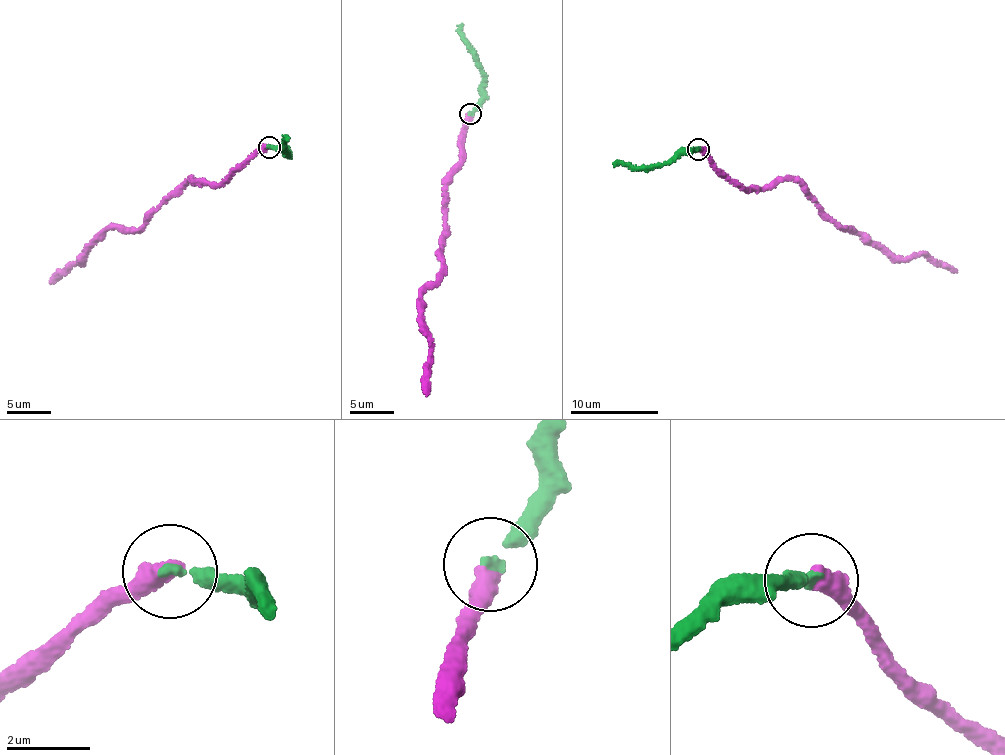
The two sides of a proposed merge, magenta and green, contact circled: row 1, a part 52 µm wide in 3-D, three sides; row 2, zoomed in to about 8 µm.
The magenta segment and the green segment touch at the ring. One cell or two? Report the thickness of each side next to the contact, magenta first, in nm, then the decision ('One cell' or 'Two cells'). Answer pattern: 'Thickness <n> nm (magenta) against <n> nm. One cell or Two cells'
Thickness 480 nm (magenta) against 260 nm. One cell

